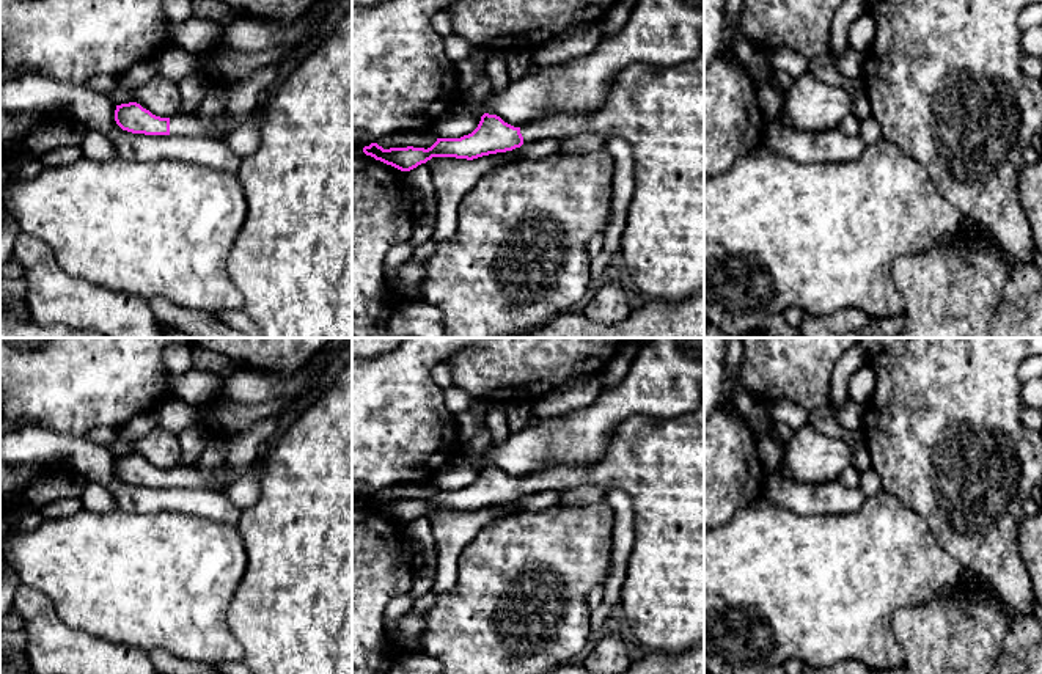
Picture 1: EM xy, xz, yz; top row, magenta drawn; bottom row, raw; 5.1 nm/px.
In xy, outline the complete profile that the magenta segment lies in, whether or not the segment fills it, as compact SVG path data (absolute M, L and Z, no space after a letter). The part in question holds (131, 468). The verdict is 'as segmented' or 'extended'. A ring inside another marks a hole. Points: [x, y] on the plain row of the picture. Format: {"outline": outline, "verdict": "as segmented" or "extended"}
{"outline": "M137 454L116 457L115 462L115 473L123 482L145 487L211 489L214 482L231 471L233 468L228 463L209 470L196 465L178 465L171 470L160 470Z", "verdict": "extended"}

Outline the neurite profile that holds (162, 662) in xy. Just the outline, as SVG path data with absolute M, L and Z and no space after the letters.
M162 649L149 650L148 657L157 674L222 674L214 665L181 660Z

